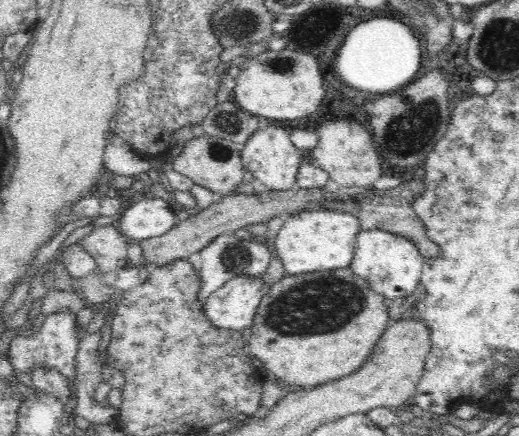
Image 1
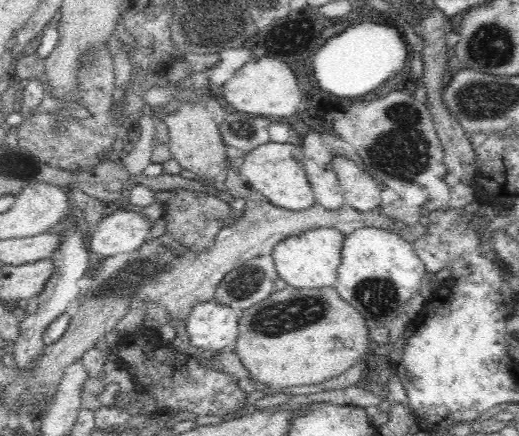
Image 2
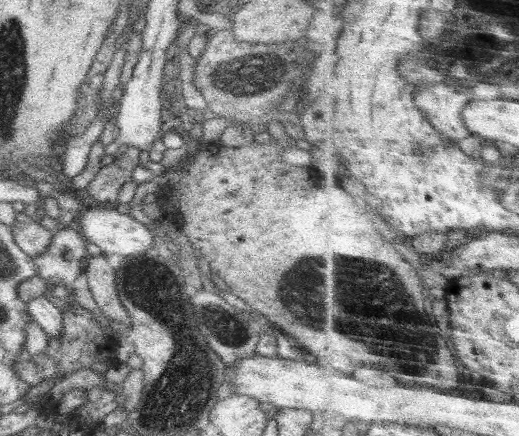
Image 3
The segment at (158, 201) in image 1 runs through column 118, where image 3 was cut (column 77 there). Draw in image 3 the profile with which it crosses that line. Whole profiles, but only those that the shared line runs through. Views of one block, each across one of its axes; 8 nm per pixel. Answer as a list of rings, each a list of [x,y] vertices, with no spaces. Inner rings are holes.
[[[89,205],[77,215],[74,225],[78,232],[92,244],[100,248],[102,254],[130,256],[147,253],[153,245],[153,235],[149,228],[128,215],[124,209],[106,209],[106,206]]]

